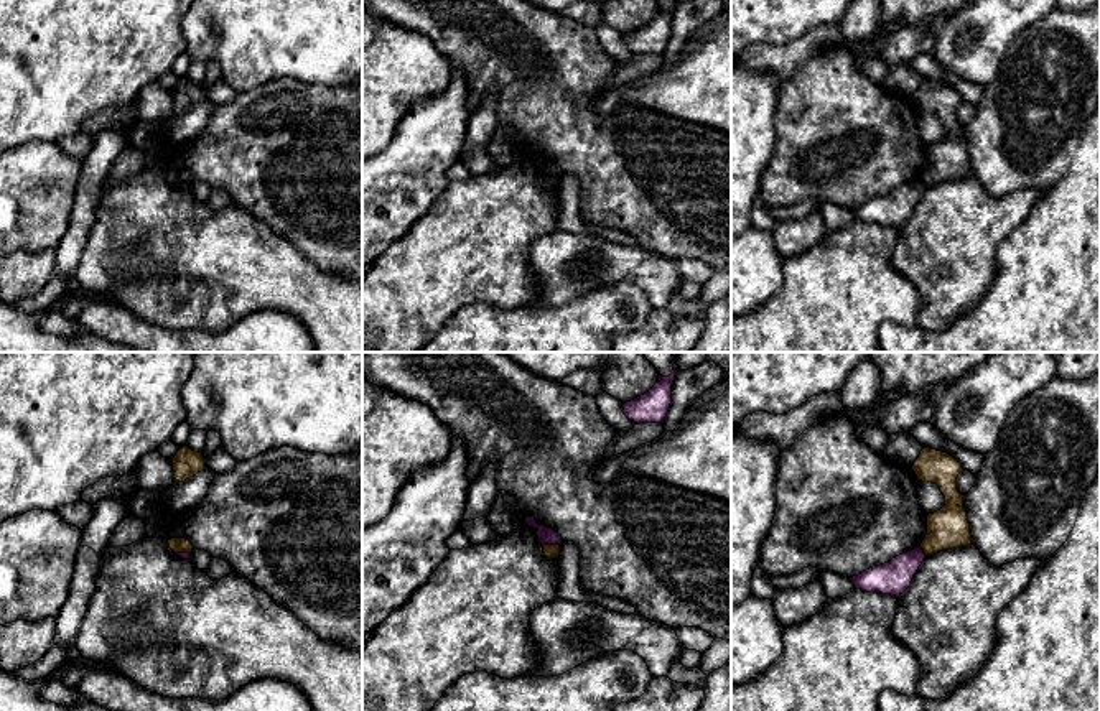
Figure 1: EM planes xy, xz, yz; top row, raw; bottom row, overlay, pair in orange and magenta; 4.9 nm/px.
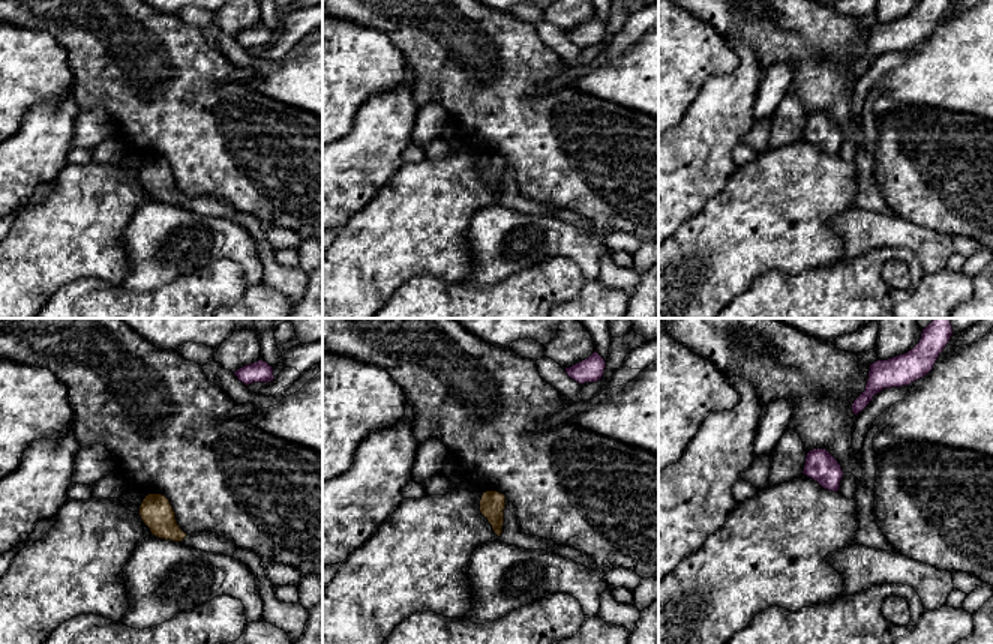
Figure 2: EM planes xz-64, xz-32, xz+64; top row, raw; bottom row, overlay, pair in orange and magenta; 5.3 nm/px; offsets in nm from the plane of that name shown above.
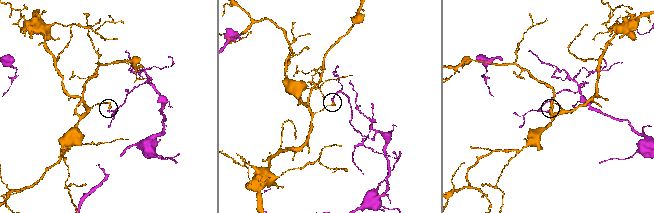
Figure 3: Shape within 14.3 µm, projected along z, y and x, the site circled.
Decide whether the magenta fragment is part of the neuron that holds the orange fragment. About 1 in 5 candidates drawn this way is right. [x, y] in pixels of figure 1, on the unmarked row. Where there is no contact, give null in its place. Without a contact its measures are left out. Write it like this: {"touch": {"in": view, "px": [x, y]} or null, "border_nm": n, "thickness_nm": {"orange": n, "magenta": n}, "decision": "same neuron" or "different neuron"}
{"touch": {"in": "xz", "px": [552, 176]}, "border_nm": 80, "thickness_nm": {"orange": 60, "magenta": 80}, "decision": "different neuron"}

